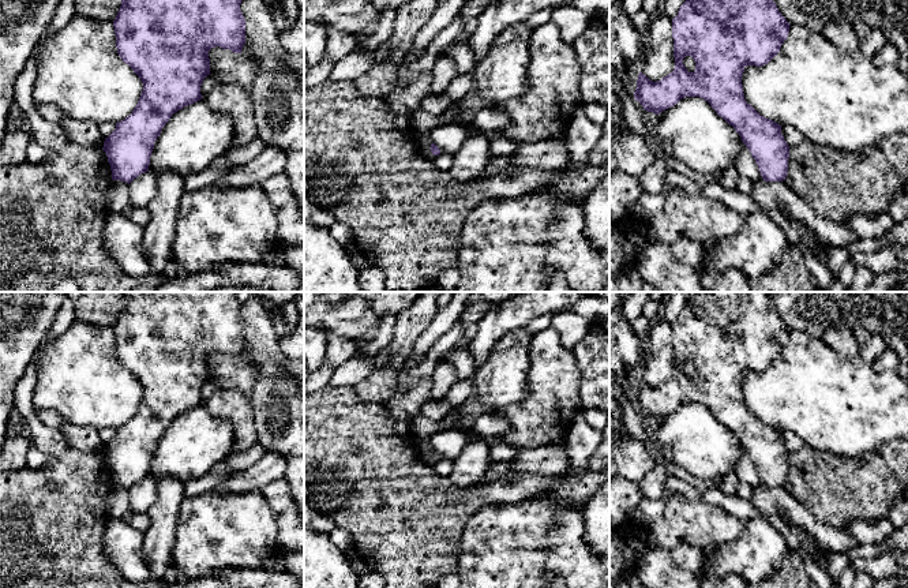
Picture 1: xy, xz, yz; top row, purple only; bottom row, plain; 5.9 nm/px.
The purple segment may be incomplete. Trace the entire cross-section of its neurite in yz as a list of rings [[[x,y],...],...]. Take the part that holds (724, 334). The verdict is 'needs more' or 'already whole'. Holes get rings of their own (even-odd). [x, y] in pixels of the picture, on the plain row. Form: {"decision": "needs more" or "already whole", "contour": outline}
{"decision": "already whole", "contour": [[[688,292],[688,302],[672,325],[675,374],[661,386],[638,381],[634,404],[656,420],[684,402],[701,402],[740,441],[765,487],[783,487],[788,479],[789,452],[781,431],[761,422],[744,405],[742,381],[747,371],[762,372],[781,355],[789,329],[772,306],[769,292]],[[691,362],[695,377],[688,378],[683,364]]]}

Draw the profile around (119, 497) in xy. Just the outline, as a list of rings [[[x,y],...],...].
[[[112,486],[108,495],[108,516],[121,518],[130,510],[130,491],[121,486]]]

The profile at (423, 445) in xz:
[[[429,437],[417,438],[416,449],[420,462],[432,468],[436,461],[431,457],[432,445]]]

